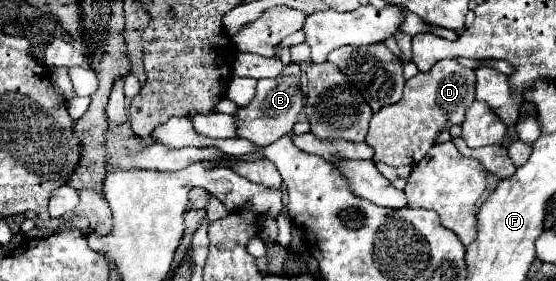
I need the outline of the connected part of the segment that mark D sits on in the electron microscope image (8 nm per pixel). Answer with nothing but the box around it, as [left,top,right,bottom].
[365,59,475,167]

